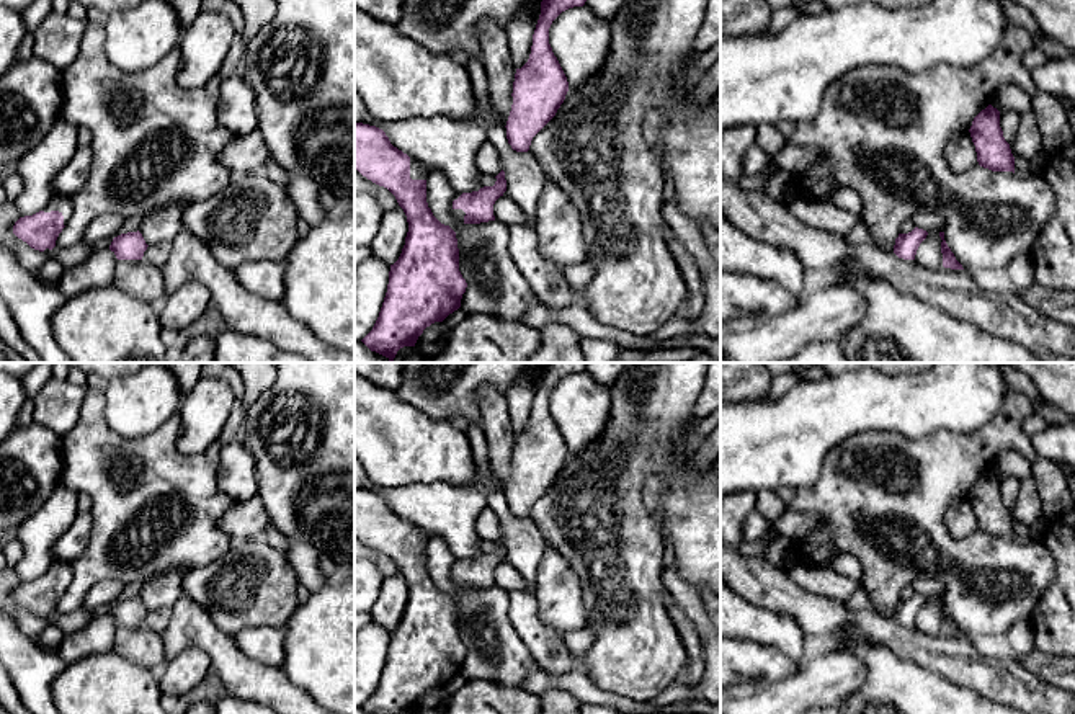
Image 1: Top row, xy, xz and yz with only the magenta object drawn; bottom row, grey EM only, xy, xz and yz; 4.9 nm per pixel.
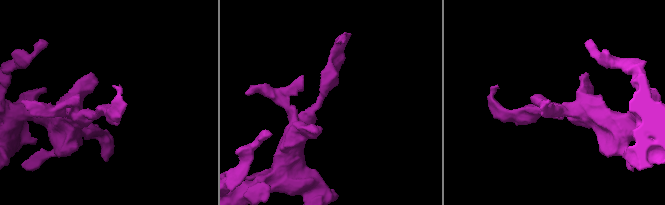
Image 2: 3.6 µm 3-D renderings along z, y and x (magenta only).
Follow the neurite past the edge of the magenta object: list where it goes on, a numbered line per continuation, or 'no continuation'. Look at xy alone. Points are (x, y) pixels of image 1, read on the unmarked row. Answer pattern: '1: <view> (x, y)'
1: xy (59, 569)

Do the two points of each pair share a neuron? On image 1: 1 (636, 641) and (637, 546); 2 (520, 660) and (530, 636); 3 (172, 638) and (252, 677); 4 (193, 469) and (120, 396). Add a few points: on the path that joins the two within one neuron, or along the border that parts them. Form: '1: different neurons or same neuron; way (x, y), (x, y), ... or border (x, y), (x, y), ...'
1: same neuron; way (636, 618), (636, 611), (641, 606), (637, 569)
2: different neurons; border (510, 610), (510, 623), (517, 636), (541, 669)
3: same neuron; way (191, 636), (206, 636), (232, 662)
4: different neurons; border (177, 410), (141, 437), (121, 437), (115, 430)

